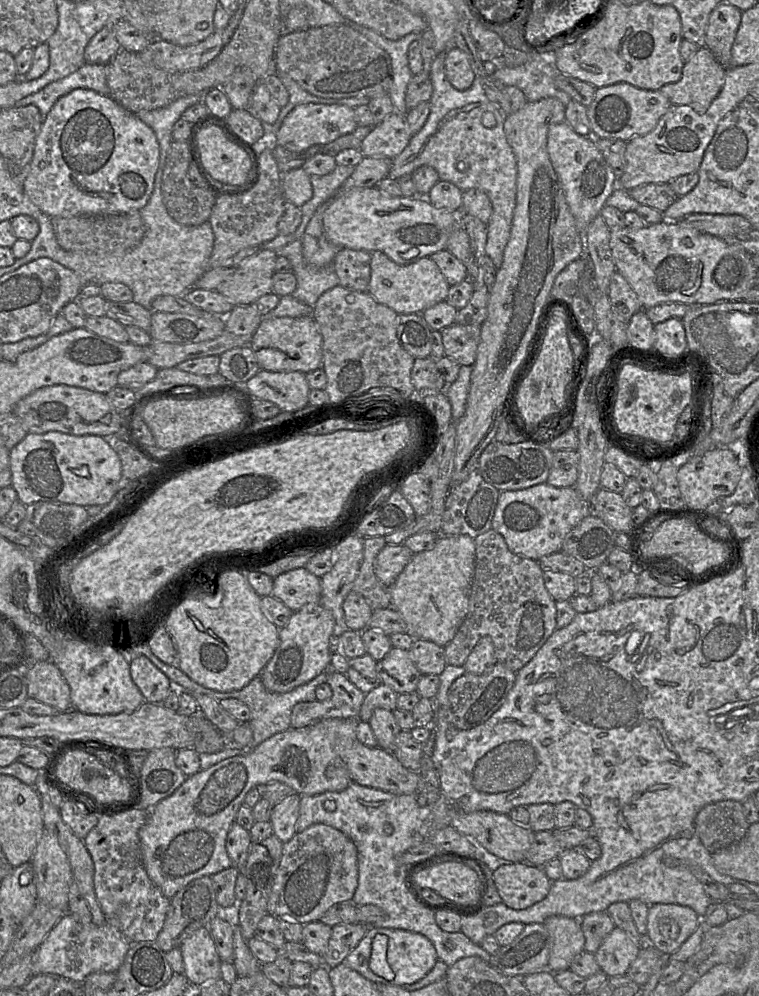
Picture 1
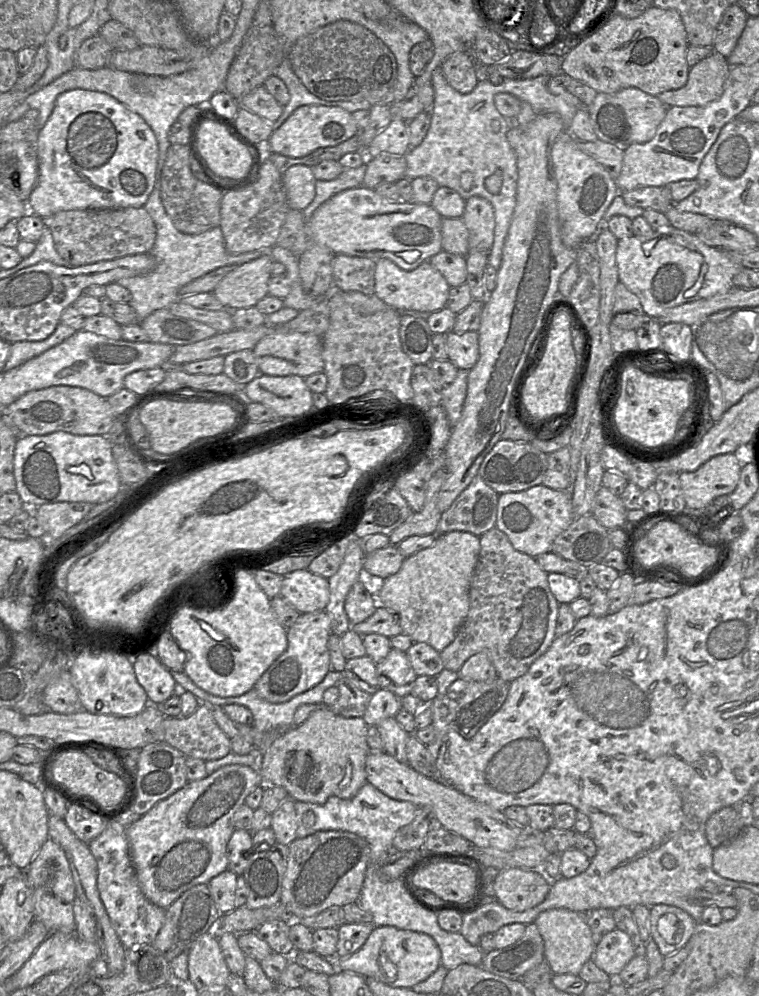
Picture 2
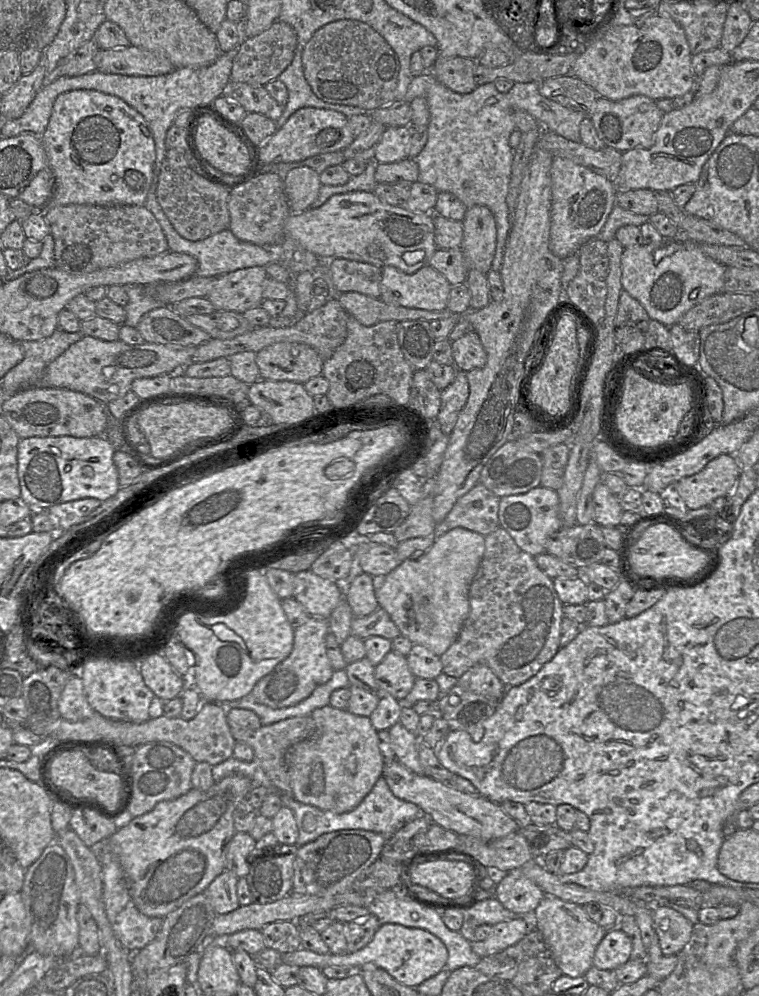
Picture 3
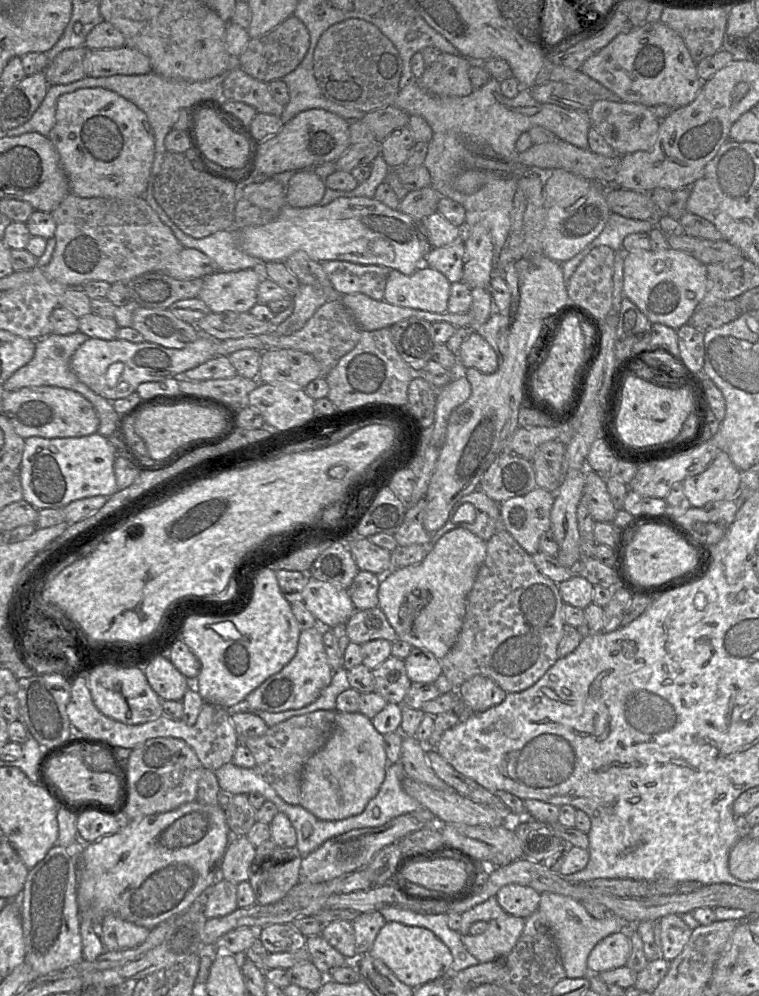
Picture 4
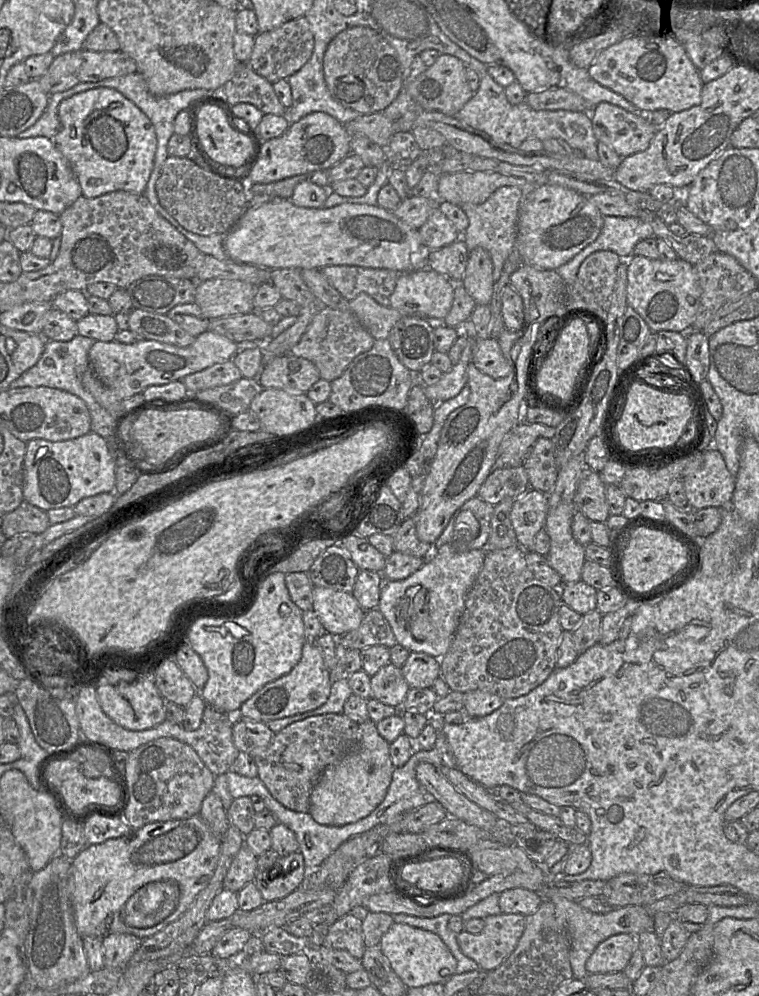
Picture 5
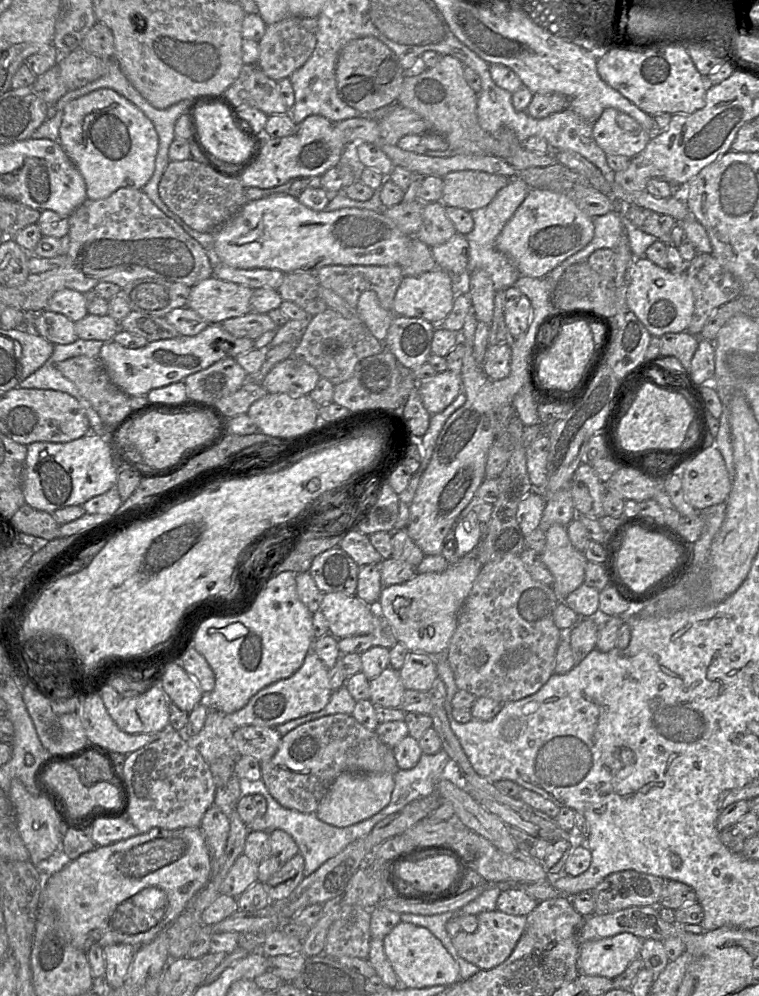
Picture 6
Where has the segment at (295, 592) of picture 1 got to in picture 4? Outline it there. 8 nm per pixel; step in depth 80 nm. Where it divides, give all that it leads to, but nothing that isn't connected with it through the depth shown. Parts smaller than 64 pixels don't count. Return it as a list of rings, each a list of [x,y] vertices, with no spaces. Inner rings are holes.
[[[314,577],[308,579],[303,590],[303,602],[324,629],[346,624],[356,610],[348,589]]]

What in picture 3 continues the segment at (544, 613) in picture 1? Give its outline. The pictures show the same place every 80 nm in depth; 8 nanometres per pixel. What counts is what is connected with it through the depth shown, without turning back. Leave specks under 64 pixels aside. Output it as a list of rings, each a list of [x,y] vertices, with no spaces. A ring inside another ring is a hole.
[[[502,527],[485,536],[485,551],[470,585],[469,603],[469,615],[457,639],[440,656],[445,674],[458,679],[472,666],[482,664],[488,666],[507,687],[518,686],[533,677],[559,650],[564,604],[555,591],[553,580],[541,571],[535,558],[523,551]]]

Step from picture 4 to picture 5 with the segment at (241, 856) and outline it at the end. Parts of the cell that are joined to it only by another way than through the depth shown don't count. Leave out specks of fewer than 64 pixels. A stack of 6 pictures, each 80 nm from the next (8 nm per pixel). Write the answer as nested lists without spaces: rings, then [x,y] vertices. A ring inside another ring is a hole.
[[[246,844],[234,857],[223,881],[223,888],[238,893],[257,875],[257,857]]]

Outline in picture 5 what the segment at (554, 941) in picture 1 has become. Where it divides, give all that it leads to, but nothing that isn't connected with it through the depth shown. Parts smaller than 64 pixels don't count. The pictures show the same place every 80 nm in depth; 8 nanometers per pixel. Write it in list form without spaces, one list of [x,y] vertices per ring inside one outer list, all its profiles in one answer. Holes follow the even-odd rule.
[[[554,896],[549,899],[556,908],[556,912],[564,920],[571,939],[570,964],[573,978],[584,980],[588,975],[586,961],[595,948],[610,936],[627,933],[638,936],[642,932],[654,932],[654,917],[645,906],[627,905],[624,907],[610,908],[605,913],[593,913],[579,905],[576,900],[561,896]]]

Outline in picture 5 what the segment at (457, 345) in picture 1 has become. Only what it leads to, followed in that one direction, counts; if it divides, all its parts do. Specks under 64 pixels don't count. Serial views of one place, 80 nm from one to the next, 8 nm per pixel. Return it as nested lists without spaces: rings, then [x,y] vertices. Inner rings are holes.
[[[495,338],[473,340],[472,363],[494,379],[503,378],[510,372],[510,366]]]

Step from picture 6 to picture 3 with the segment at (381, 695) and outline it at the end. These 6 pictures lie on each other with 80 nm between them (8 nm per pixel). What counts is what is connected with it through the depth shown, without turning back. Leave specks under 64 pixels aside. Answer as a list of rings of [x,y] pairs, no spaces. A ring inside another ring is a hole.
[[[394,650],[375,666],[374,675],[380,693],[388,693],[397,700],[409,694],[416,679],[408,665],[407,656]]]

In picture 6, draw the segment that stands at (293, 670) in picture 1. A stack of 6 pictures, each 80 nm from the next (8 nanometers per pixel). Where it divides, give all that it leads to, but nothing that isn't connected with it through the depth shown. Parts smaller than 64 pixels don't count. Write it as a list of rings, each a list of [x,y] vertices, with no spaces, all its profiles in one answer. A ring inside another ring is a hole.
[[[313,649],[309,650],[302,666],[292,676],[261,689],[242,709],[226,714],[226,723],[234,730],[248,725],[275,728],[289,720],[322,710],[328,704],[332,694],[328,670],[316,652]]]

